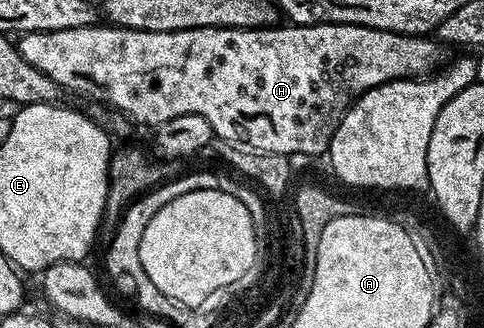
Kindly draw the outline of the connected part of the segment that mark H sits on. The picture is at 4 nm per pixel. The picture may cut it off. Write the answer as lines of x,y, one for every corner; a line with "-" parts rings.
99,22
88,28
76,30
56,30
55,32
27,32
17,41
18,53
28,62
28,66
36,66
40,74
48,74
59,89
75,92
78,96
87,96
90,100
99,100
99,105
122,113
135,125
150,124
157,126
172,118
180,118
184,114
200,114
200,118
208,118
215,137
228,140
232,144
241,144
254,148
258,152
271,152
289,157
292,154
308,154
312,158
325,157
330,151
330,140
338,129
338,123
346,109
370,88
387,84
393,80
412,80
425,78
441,69
443,45
430,36
405,36
392,34
388,30
372,30
368,26
348,26
347,24
313,24
300,26
290,24
273,28
197,28
196,30
176,30
175,32
149,32
148,30
128,30
116,28

